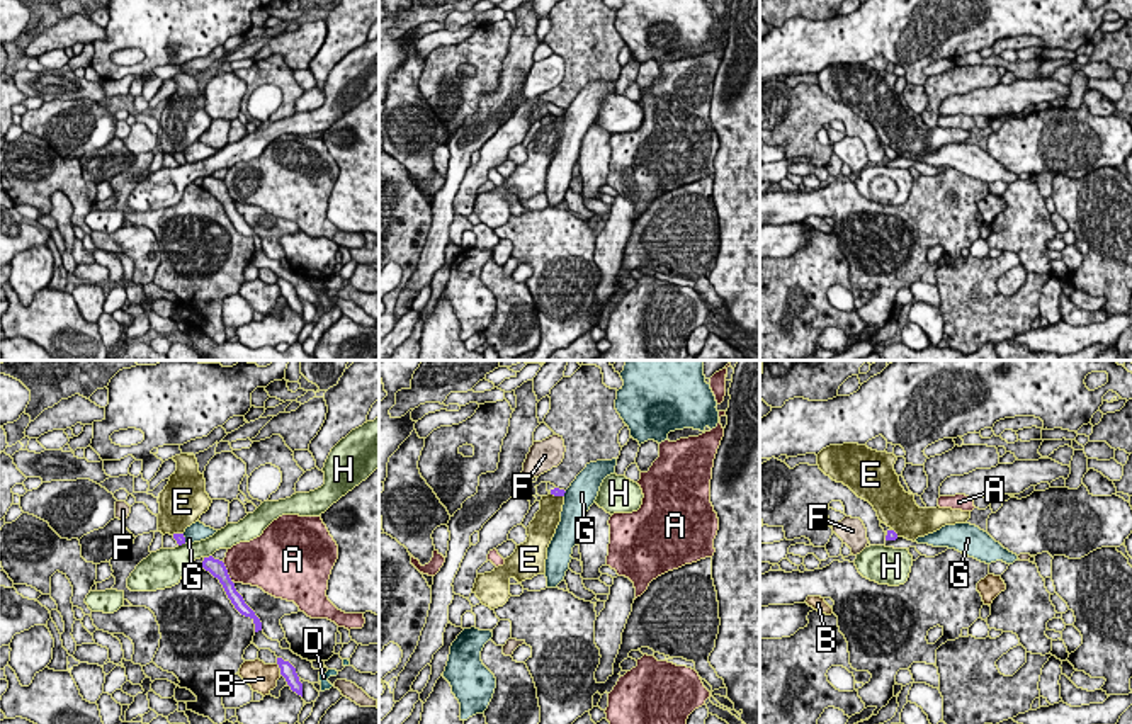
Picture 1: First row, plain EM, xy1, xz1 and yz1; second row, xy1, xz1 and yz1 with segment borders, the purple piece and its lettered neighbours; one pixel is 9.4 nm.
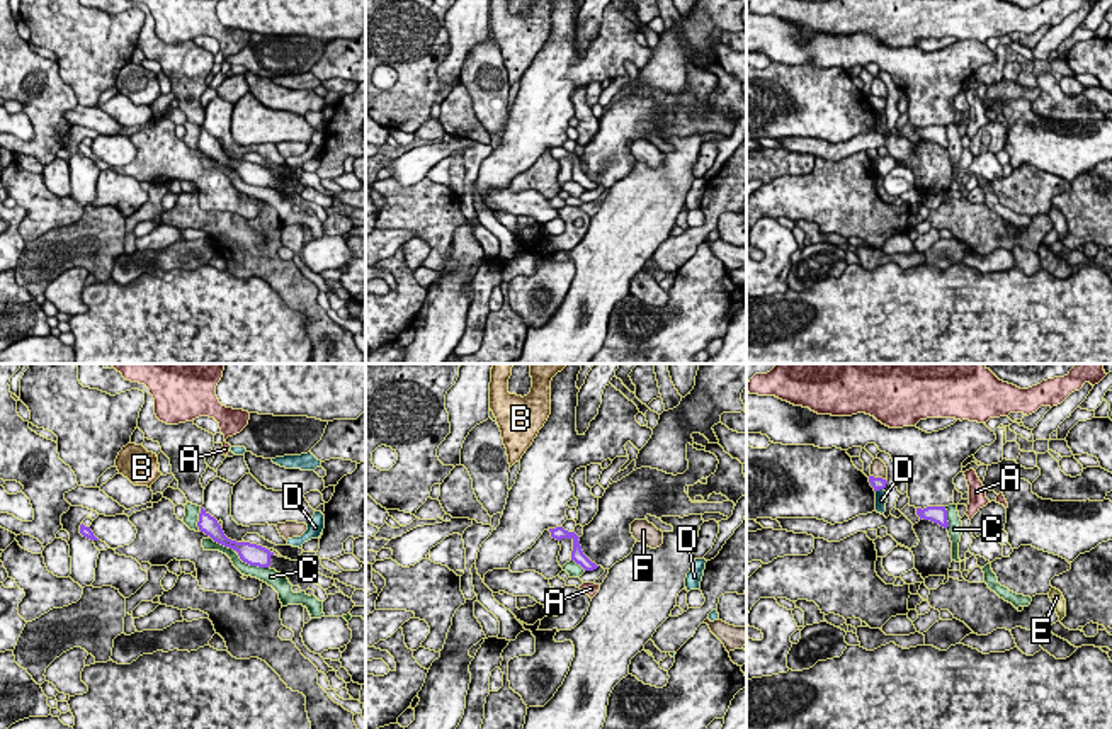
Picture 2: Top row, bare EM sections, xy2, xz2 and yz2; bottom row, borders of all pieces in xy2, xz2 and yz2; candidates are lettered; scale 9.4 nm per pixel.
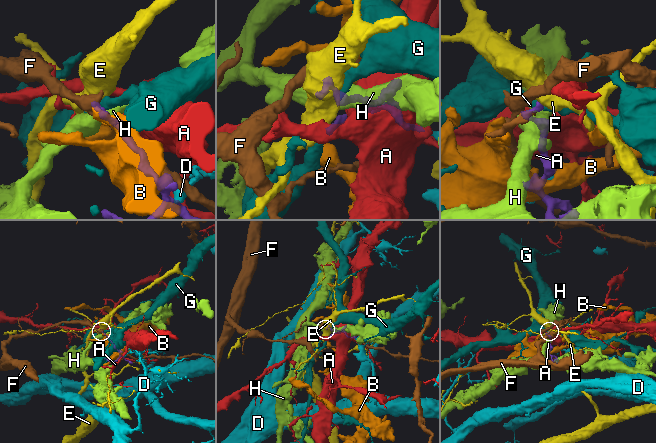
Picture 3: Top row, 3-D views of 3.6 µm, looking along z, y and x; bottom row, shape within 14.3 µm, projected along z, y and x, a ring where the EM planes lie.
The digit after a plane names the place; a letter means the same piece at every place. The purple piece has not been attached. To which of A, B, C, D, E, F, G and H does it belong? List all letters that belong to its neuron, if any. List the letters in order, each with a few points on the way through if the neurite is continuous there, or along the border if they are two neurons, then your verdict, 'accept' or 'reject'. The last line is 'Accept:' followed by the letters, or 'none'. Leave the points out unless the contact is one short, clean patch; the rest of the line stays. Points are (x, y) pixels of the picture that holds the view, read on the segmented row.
A: reject
B: reject
C: reject
D: along yz2 (883, 488), (876, 491) | reject
E: along xz1 (551, 493), (563, 497) | reject
F: reject
G: along xy1 (182, 534), (186, 542) | reject
H: along xy1 (211, 554), (204, 558) | reject
Accept: none

